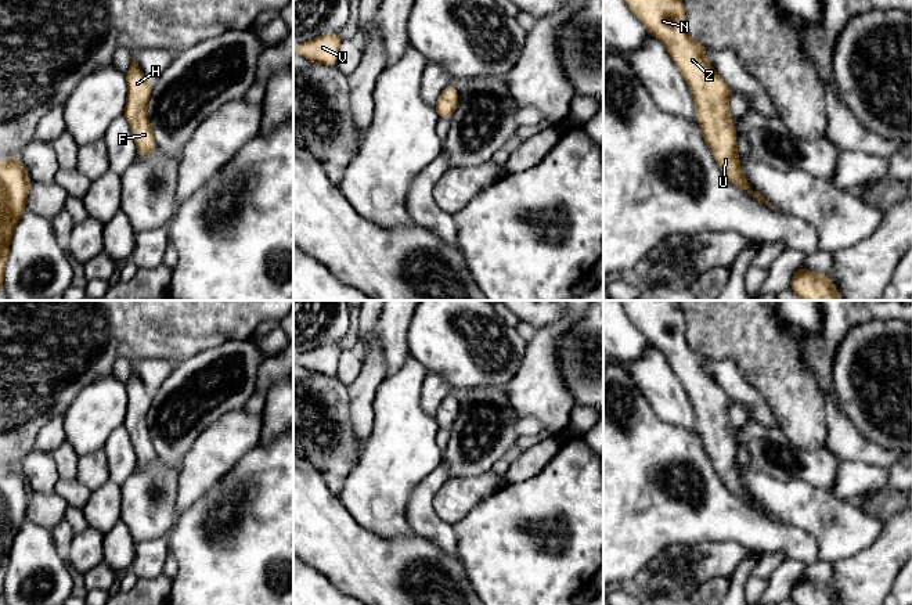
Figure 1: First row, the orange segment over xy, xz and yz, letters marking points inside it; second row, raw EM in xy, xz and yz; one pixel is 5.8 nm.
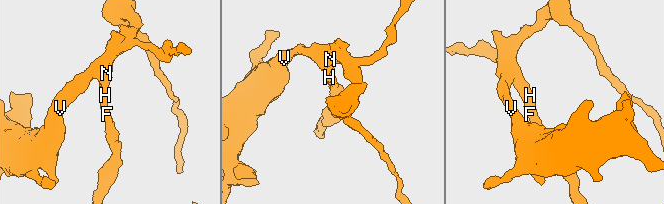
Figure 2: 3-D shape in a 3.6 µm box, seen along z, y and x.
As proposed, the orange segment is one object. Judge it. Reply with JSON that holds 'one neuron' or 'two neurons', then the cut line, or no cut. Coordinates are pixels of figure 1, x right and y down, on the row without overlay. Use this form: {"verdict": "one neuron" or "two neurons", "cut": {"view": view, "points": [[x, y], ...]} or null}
{"verdict": "one neuron", "cut": null}

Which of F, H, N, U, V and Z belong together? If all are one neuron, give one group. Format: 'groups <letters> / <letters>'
groups F H N U V Z

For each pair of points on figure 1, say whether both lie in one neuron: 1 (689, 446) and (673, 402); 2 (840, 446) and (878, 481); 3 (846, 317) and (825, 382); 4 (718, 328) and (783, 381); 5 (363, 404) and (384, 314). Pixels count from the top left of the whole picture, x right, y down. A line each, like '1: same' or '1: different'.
1: different
2: different
3: same
4: same
5: same

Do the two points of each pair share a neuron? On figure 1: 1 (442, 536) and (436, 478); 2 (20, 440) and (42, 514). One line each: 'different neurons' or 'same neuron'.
1: same neuron
2: different neurons

